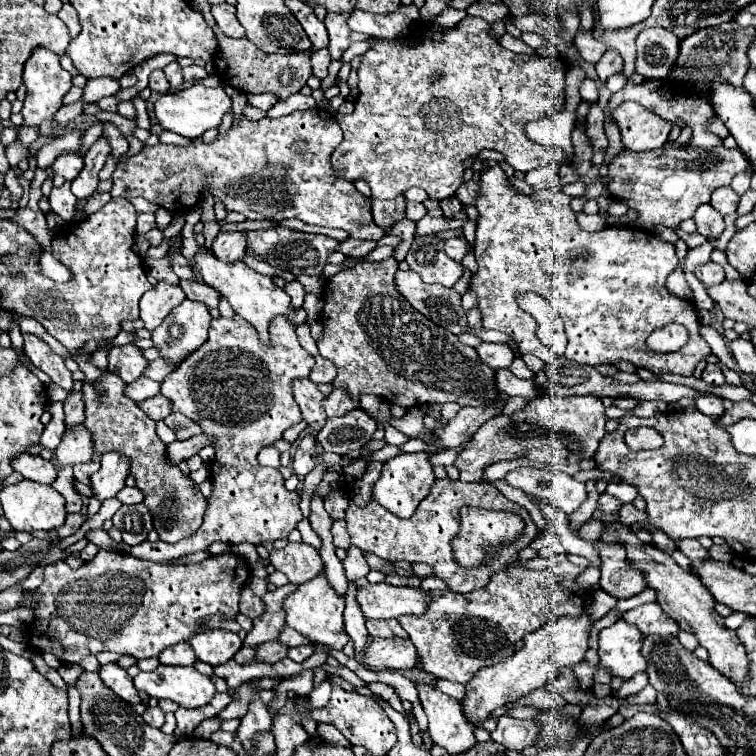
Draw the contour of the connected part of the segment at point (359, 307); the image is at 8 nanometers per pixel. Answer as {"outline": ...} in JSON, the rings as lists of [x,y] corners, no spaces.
{"outline":[[[393,257],[371,263],[359,261],[355,267],[333,275],[325,289],[323,305],[323,333],[317,341],[319,355],[333,361],[337,367],[335,383],[351,393],[351,399],[359,403],[361,393],[375,395],[401,407],[419,407],[425,403],[449,403],[455,401],[461,407],[485,405],[497,397],[497,387],[493,381],[495,369],[485,365],[473,347],[461,345],[457,335],[441,329],[417,309],[413,309],[395,289],[393,277],[397,271],[397,261]]]}

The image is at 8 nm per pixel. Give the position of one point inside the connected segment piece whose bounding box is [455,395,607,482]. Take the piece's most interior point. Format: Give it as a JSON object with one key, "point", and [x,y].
{"point":[550,430]}

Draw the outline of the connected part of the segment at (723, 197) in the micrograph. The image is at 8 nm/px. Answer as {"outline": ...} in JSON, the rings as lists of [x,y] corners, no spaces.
{"outline":[[[719,187],[715,189],[715,193],[711,195],[711,205],[725,217],[737,211],[739,205],[739,195],[731,189],[731,187]]]}

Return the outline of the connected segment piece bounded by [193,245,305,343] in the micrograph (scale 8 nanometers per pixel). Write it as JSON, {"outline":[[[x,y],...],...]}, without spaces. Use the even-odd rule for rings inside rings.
{"outline":[[[205,245],[199,247],[199,251],[193,255],[193,263],[195,263],[195,269],[201,273],[203,281],[207,285],[211,285],[213,289],[217,289],[227,301],[229,305],[235,309],[237,315],[241,315],[245,321],[249,321],[257,331],[259,331],[259,337],[263,343],[269,343],[269,337],[267,337],[267,327],[269,327],[269,321],[275,317],[275,315],[285,315],[289,321],[293,321],[295,325],[303,323],[305,321],[305,311],[303,309],[297,309],[293,311],[289,307],[291,303],[291,297],[279,289],[277,285],[273,285],[273,279],[271,277],[265,277],[257,271],[253,271],[249,265],[245,265],[243,261],[235,261],[235,263],[225,263],[225,261],[217,261],[217,257],[211,253],[211,249],[207,249]]]}

